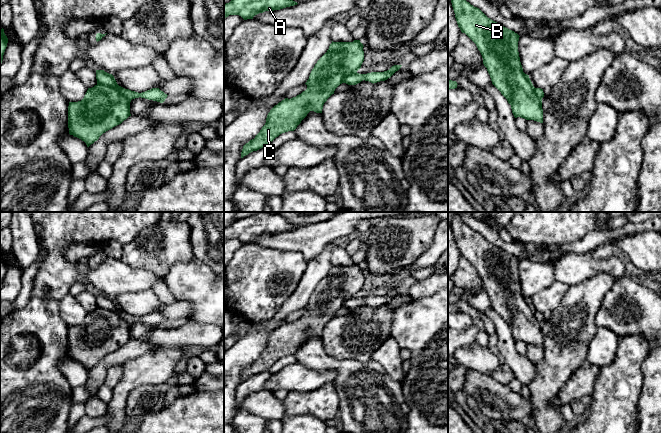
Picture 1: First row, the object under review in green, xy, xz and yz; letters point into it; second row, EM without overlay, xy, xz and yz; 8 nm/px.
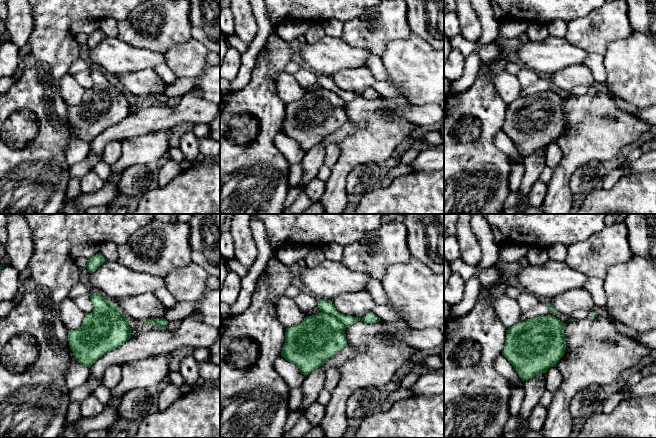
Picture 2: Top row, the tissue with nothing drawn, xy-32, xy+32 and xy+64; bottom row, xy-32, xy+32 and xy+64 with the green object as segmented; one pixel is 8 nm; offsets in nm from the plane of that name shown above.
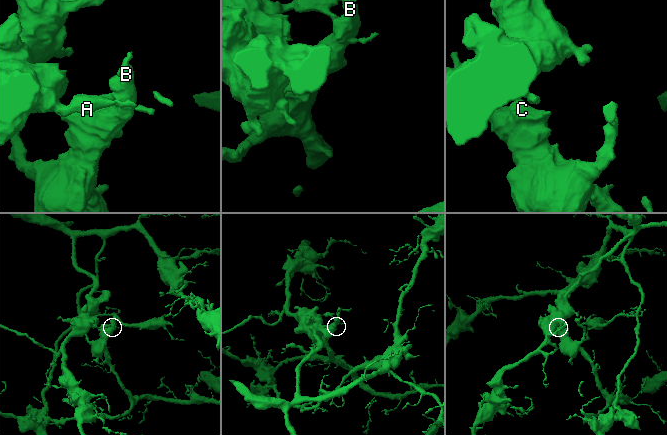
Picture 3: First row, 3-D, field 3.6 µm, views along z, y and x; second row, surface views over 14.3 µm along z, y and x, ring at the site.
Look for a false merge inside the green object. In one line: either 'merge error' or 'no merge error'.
merge error

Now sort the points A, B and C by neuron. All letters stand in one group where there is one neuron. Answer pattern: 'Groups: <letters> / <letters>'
Groups: A / B C

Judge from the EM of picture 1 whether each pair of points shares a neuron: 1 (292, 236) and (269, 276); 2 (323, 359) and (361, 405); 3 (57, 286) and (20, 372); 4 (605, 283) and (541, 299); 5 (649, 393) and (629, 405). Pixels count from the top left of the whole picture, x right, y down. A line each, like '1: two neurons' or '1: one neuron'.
1: two neurons
2: one neuron
3: one neuron
4: two neurons
5: two neurons

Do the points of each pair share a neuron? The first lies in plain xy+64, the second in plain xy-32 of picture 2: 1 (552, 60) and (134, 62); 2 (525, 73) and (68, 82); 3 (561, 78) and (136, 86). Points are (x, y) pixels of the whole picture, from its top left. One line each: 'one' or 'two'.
1: one
2: two
3: one

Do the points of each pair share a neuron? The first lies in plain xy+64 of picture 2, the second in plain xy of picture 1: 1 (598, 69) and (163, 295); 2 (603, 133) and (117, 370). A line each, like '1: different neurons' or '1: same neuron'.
1: same neuron
2: different neurons

